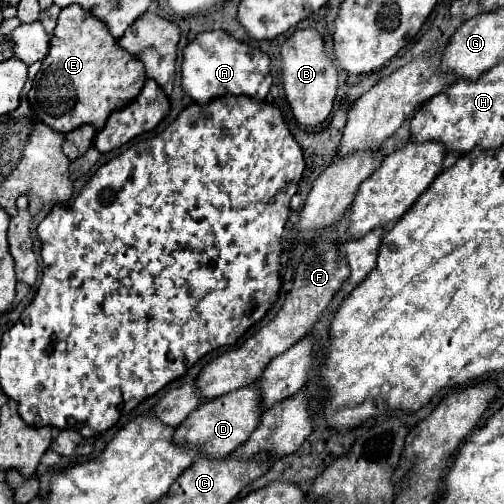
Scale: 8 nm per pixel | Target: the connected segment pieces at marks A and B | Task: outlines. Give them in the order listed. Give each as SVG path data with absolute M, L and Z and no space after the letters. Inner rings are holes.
M222 30L200 32L182 52L182 88L196 104L206 104L224 94L264 100L270 84L272 76L268 56Z
M314 28L296 30L280 48L282 58L282 84L286 100L292 108L296 122L304 126L316 126L324 122L334 106L336 86L338 86L338 68L326 56L324 40Z

